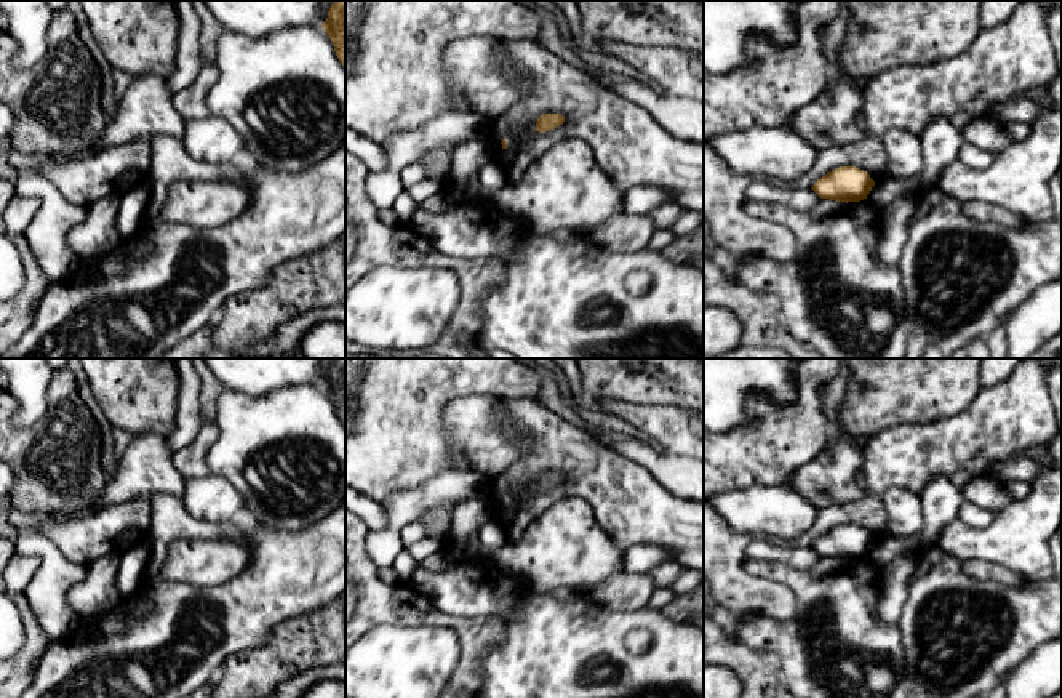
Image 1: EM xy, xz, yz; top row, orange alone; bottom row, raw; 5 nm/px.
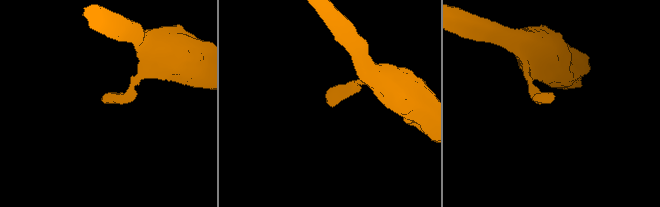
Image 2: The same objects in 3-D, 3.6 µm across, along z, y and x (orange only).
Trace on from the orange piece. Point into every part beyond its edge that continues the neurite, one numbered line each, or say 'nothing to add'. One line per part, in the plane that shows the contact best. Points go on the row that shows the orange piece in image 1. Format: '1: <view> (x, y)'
nothing to add

